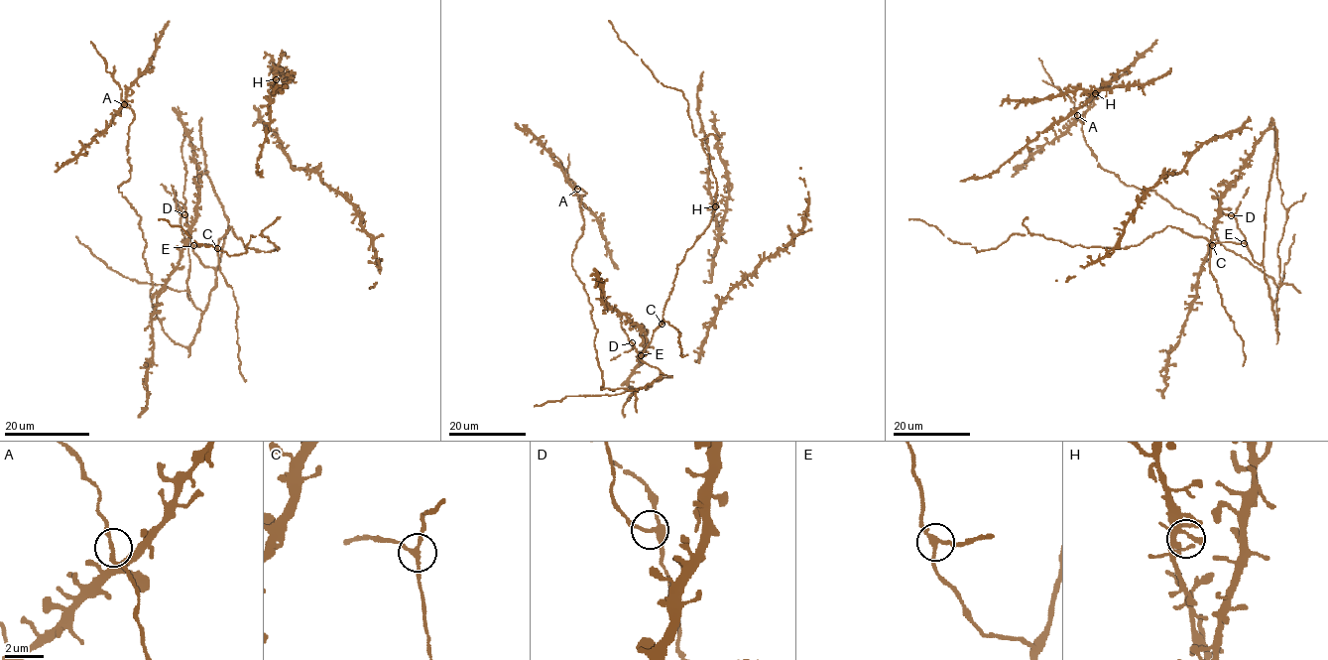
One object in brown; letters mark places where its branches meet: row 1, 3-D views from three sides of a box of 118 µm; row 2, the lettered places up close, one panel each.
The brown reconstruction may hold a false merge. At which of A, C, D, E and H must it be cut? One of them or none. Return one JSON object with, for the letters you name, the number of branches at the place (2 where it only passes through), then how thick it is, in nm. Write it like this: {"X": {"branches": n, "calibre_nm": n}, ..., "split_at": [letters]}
{"split_at": []}

